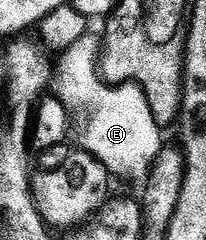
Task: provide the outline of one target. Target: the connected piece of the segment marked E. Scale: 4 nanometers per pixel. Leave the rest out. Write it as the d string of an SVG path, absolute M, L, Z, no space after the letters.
M86 33L59 55L59 62L56 62L51 77L51 95L59 99L69 111L78 109L88 112L83 149L92 153L113 177L122 176L138 182L145 181L154 160L164 146L163 131L152 117L148 100L137 84L124 82L120 84L116 96L101 96L104 86L98 80L98 63L104 42L99 35L97 37L94 34Z

